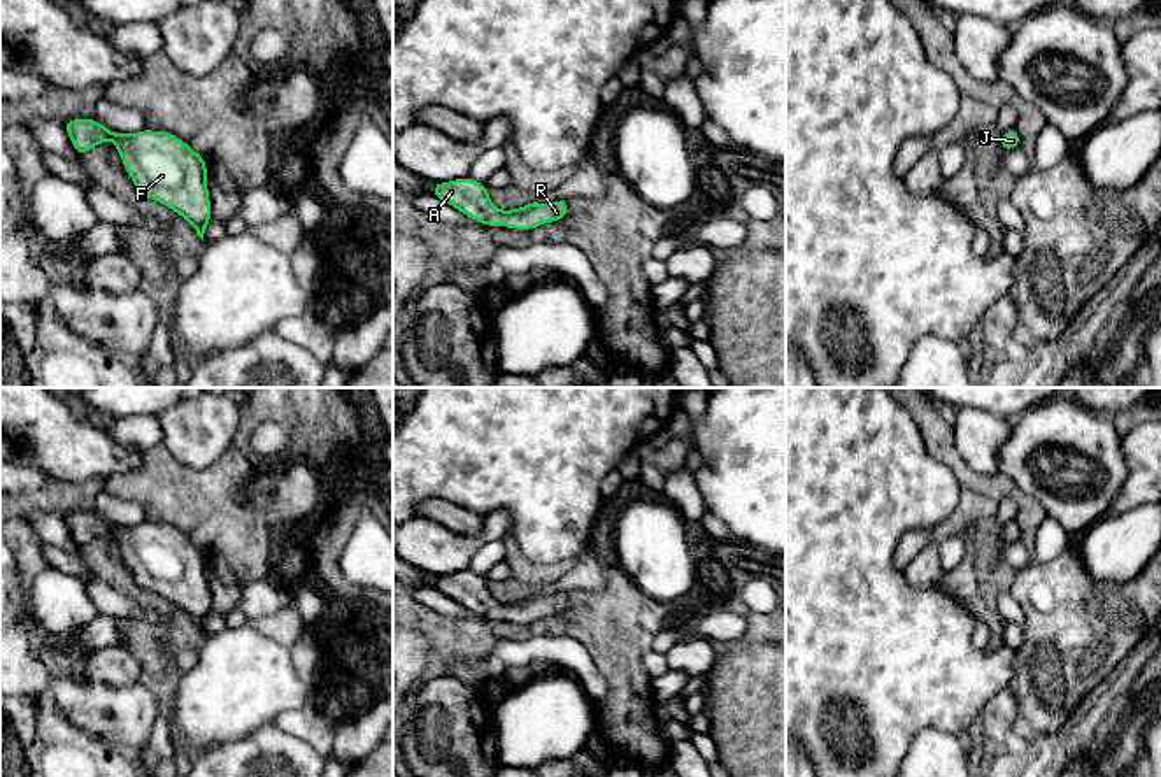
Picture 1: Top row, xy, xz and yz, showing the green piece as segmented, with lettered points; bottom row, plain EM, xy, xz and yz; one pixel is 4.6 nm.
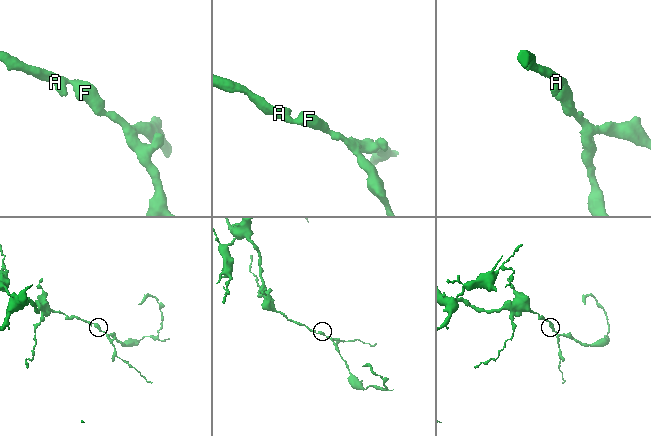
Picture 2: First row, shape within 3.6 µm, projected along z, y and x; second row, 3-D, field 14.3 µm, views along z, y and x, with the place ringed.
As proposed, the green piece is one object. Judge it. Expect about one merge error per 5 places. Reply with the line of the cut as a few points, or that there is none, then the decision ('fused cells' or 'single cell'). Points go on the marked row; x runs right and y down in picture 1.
cut none; single cell

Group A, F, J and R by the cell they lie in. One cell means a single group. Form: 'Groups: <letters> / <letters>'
Groups: A F J R

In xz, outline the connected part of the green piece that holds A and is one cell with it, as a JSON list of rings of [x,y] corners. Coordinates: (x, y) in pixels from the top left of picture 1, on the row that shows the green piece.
[[[470,175],[465,179],[452,179],[449,182],[433,182],[431,195],[458,209],[461,214],[472,217],[486,226],[507,226],[512,230],[528,232],[544,223],[561,221],[568,216],[570,209],[565,198],[558,198],[547,205],[538,203],[535,198],[521,207],[498,210],[486,184],[474,181]]]

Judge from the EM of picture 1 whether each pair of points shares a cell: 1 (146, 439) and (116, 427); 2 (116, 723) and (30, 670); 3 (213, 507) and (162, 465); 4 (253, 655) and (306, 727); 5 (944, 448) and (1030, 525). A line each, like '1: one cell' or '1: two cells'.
1: one cell
2: one cell
3: one cell
4: two cells
5: one cell

